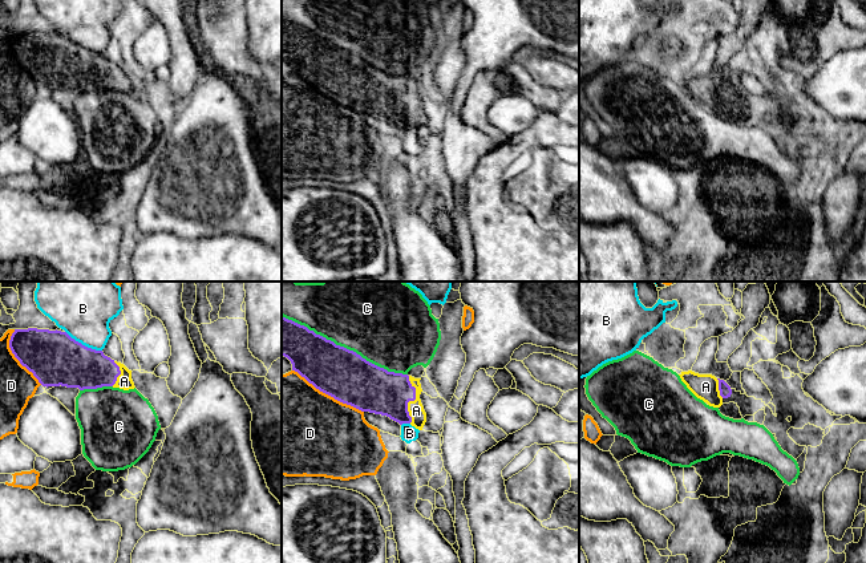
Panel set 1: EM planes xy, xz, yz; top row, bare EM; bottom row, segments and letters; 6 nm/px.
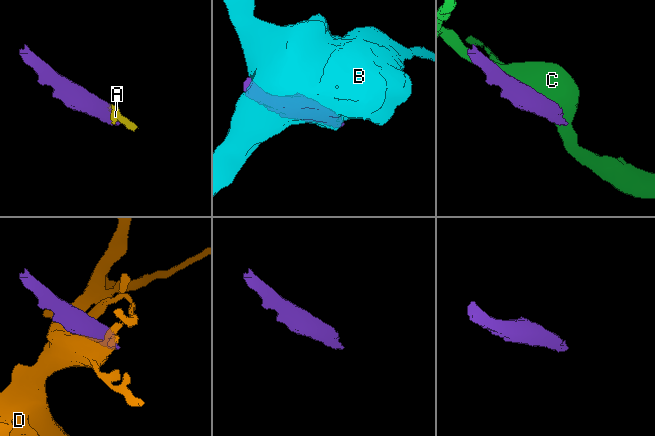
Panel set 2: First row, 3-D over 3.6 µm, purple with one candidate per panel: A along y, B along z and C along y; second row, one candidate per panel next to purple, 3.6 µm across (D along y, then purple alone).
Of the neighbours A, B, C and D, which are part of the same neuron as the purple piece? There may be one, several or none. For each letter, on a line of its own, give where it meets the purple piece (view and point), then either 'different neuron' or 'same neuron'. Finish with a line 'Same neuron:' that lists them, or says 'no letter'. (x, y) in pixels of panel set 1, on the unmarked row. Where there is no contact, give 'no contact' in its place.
A: meets purple in xz at (412, 102); same neuron
B: meets purple in xy at (84, 48); different neuron
C: meets purple in xz at (343, 49); different neuron
D: meets purple in xz at (328, 97); different neuron
Same neuron: A

